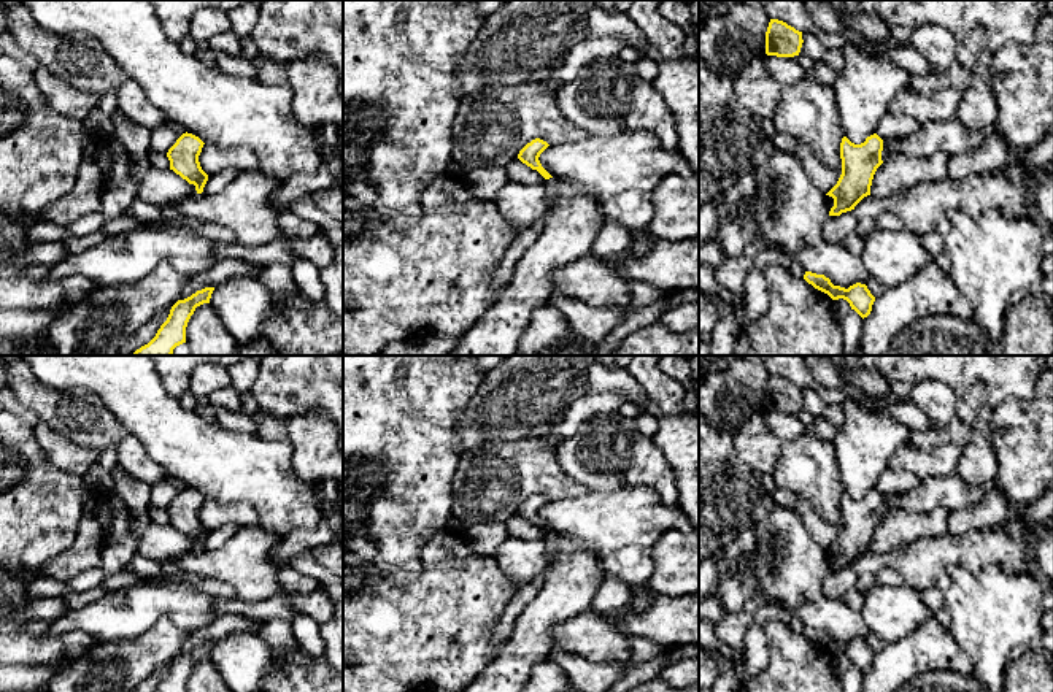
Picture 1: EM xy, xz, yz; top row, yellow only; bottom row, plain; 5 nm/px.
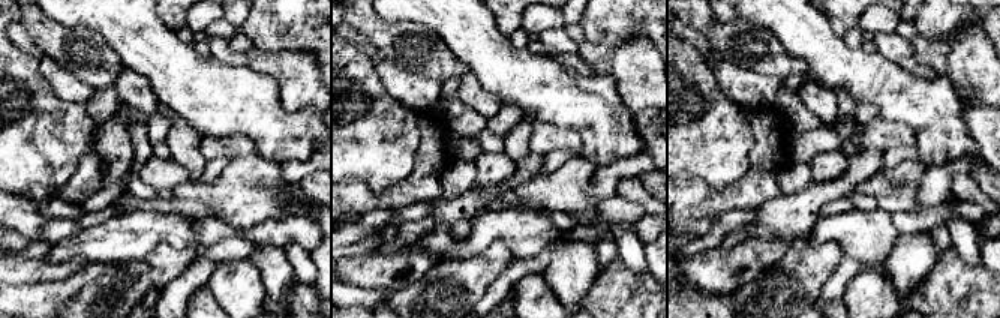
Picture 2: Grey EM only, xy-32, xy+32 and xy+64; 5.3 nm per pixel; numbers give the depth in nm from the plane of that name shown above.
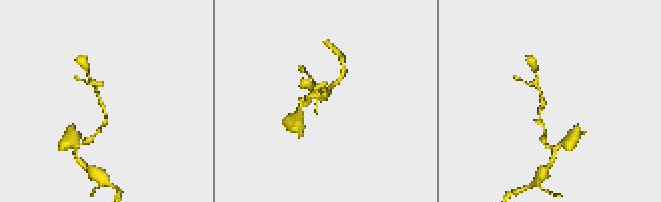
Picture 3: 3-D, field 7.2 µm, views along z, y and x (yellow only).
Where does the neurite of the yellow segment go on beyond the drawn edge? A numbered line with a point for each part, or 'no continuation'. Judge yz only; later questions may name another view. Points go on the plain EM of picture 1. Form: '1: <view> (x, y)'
1: yz (891, 481)

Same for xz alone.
1: xz (521, 597)

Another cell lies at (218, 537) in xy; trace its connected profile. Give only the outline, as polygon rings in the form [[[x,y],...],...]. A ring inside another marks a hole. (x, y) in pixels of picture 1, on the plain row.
[[[224,524],[208,532],[203,548],[210,551],[219,549],[224,543],[227,543],[237,533],[238,529],[240,527],[235,524]]]

